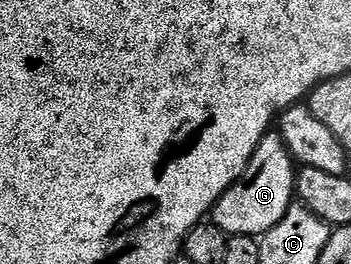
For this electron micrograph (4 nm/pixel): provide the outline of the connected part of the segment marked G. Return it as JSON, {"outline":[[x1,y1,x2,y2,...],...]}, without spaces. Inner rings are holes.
{"outline":[[277,132,265,134,246,171,226,189,224,196,220,196,214,205,212,220,228,235,258,238,276,228,276,224,284,220,288,208,295,205,294,185,297,179,294,157,288,152,282,135]]}

